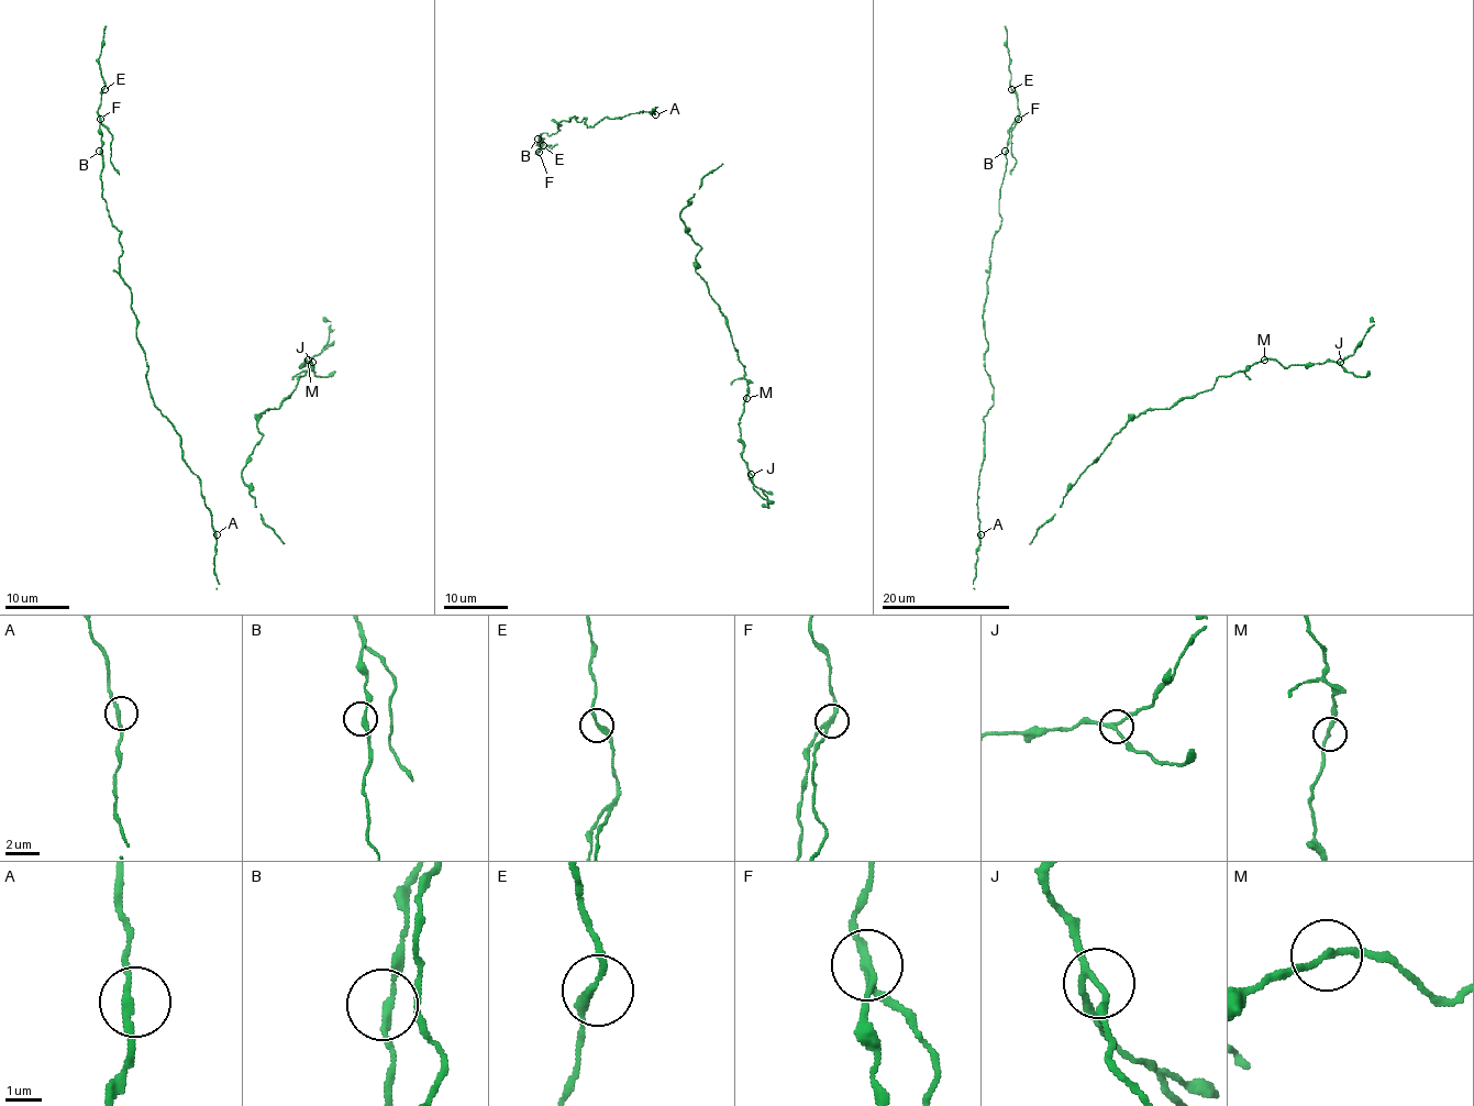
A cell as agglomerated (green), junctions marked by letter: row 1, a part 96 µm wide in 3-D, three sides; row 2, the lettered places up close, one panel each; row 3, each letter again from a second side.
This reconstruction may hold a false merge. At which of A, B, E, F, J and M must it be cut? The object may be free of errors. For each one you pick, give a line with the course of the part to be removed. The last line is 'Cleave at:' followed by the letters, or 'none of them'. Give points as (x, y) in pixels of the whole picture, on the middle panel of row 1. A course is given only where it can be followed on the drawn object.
F: foreign part runs (538, 152), (557, 145)
Cleave at: F

